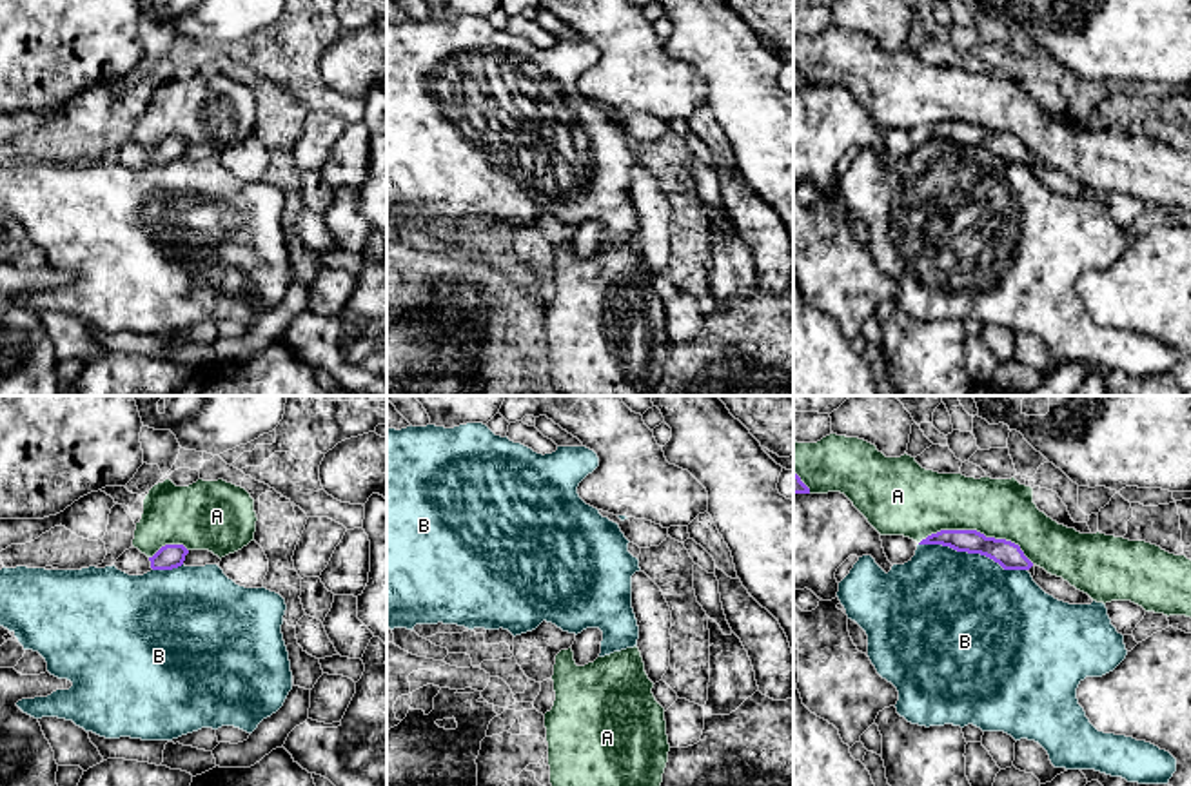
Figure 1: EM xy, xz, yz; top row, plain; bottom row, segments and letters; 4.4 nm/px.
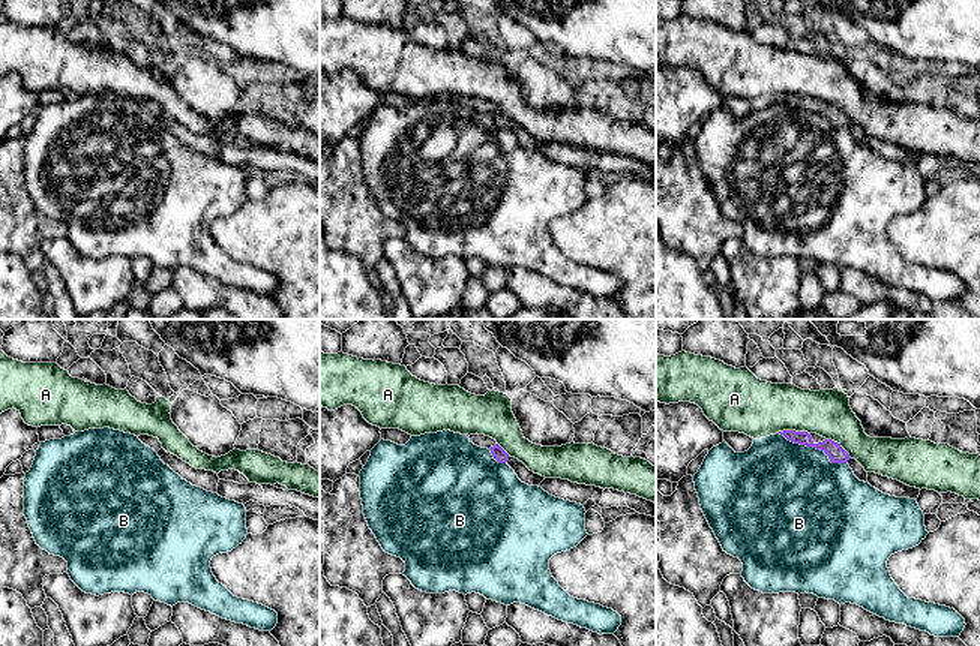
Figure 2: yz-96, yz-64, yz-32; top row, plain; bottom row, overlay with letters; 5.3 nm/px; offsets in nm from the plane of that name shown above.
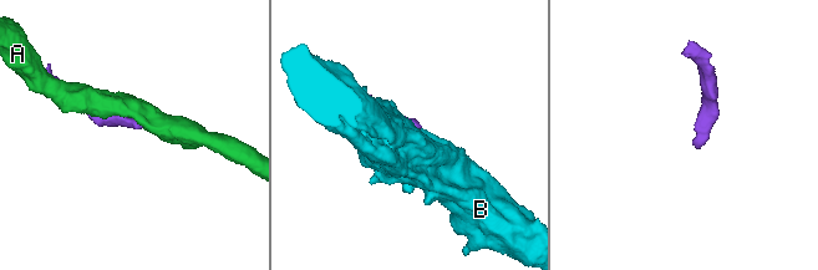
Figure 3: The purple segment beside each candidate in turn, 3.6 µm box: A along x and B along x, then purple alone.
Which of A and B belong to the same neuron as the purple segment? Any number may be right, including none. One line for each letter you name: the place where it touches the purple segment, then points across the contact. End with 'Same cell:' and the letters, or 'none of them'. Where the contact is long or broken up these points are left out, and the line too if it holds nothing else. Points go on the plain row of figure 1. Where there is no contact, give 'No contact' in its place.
Same cell: none of them

